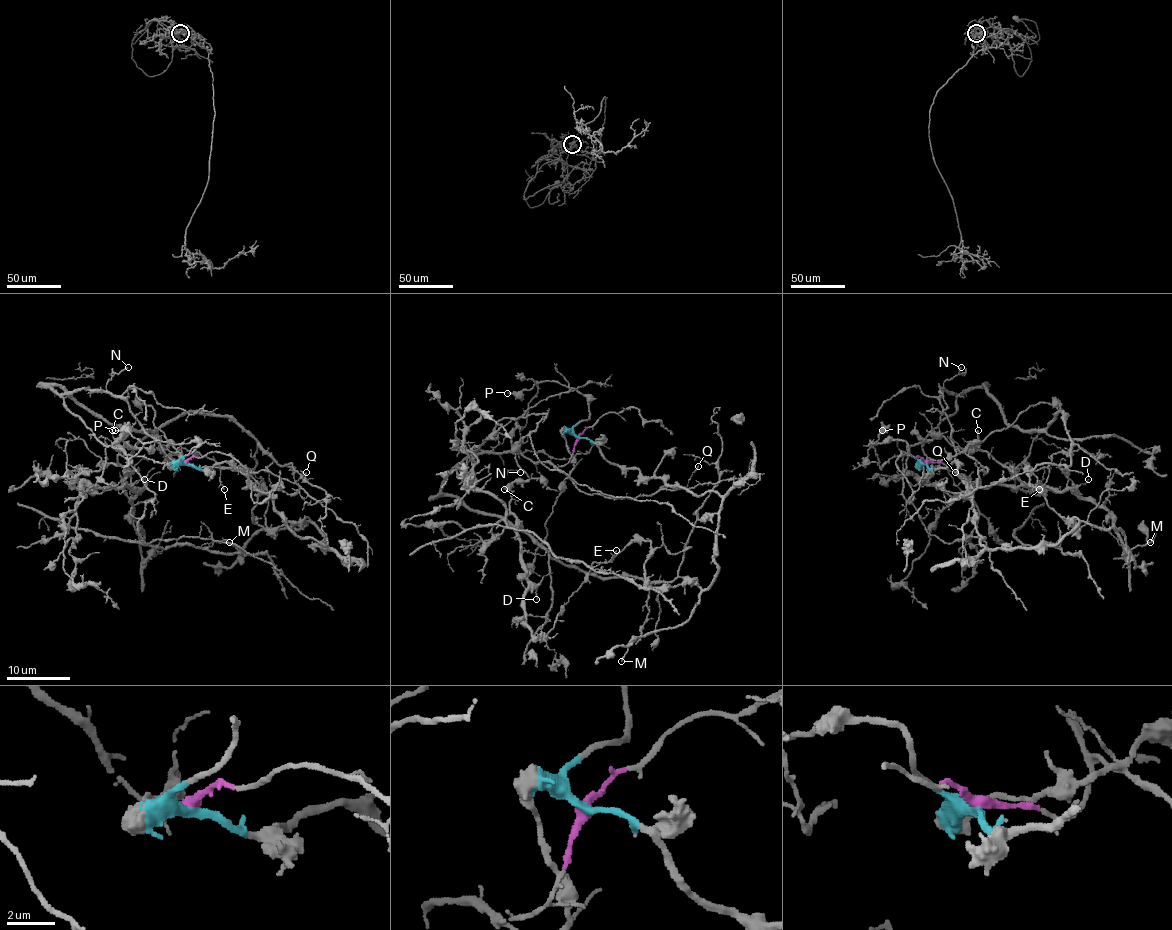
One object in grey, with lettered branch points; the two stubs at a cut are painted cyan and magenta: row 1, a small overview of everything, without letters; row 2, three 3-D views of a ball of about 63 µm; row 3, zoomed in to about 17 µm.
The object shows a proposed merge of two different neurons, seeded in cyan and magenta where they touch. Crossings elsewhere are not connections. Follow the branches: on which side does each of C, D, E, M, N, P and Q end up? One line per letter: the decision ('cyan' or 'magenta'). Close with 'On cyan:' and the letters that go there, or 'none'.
C: magenta
D: magenta
E: cyan
M: cyan
N: magenta
P: cyan
Q: magenta
On cyan: E, M, P

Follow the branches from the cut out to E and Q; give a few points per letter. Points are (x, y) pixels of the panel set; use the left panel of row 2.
E: (187, 463), (231, 463), (330, 549), (305, 517), (263, 528), (257, 482), (238, 471), (222, 468), (223, 489)
Q: (187, 463), (177, 465), (165, 450), (196, 468), (247, 473), (265, 470), (293, 482), (306, 473)

